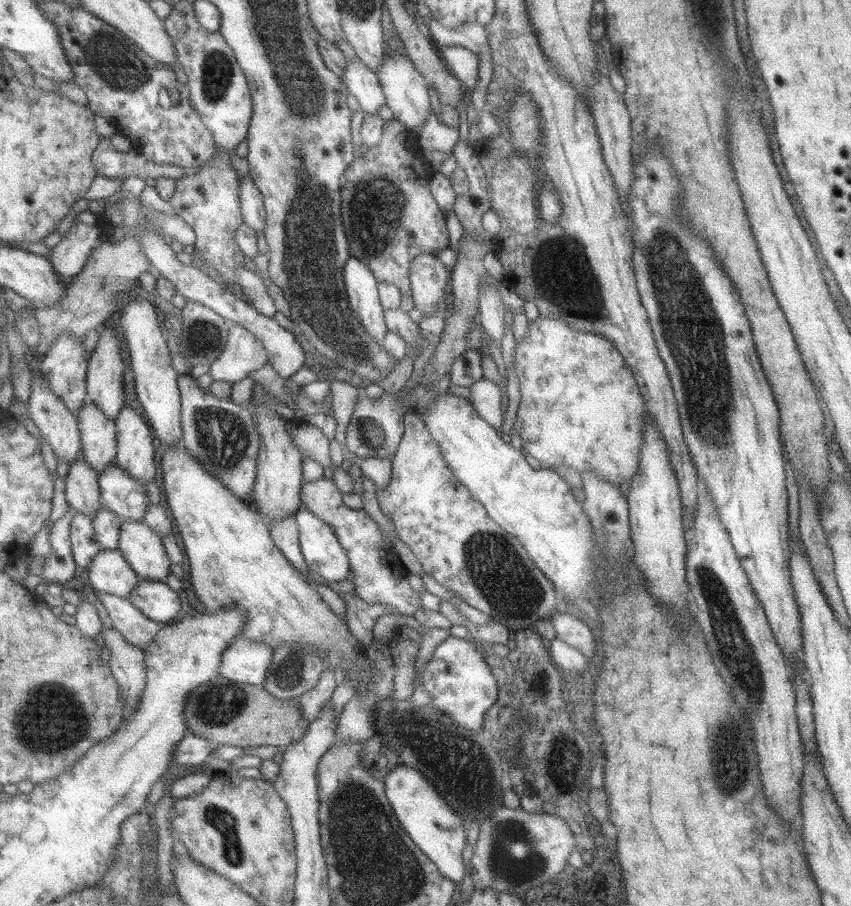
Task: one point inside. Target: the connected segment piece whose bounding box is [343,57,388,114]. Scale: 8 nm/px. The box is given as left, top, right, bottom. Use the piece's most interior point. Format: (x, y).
(364, 84)

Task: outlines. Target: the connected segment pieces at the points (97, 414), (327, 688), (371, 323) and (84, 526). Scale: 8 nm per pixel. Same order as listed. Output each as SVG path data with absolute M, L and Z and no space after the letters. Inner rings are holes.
M89 399L78 412L82 432L82 454L101 474L116 462L118 456L118 426L103 409Z
M329 668L322 674L319 684L315 688L300 696L301 711L307 719L307 723L311 724L319 719L319 713L329 701L332 701L339 685L338 673Z
M352 257L345 268L345 283L353 313L369 336L383 344L389 330L377 276L365 262Z
M72 511L74 519L72 521L72 548L75 554L75 560L79 567L88 568L104 546L96 537L94 520L87 514L79 514Z

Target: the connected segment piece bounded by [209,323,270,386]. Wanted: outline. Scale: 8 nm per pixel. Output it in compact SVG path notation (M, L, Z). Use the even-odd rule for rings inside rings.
M231 323L227 346L212 364L209 375L215 381L224 381L232 386L263 369L269 358L264 342L254 332L242 324Z

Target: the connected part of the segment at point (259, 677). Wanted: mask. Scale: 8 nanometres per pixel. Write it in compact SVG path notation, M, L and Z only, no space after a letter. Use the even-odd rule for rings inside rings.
M239 636L223 651L220 674L234 681L263 687L274 650Z

